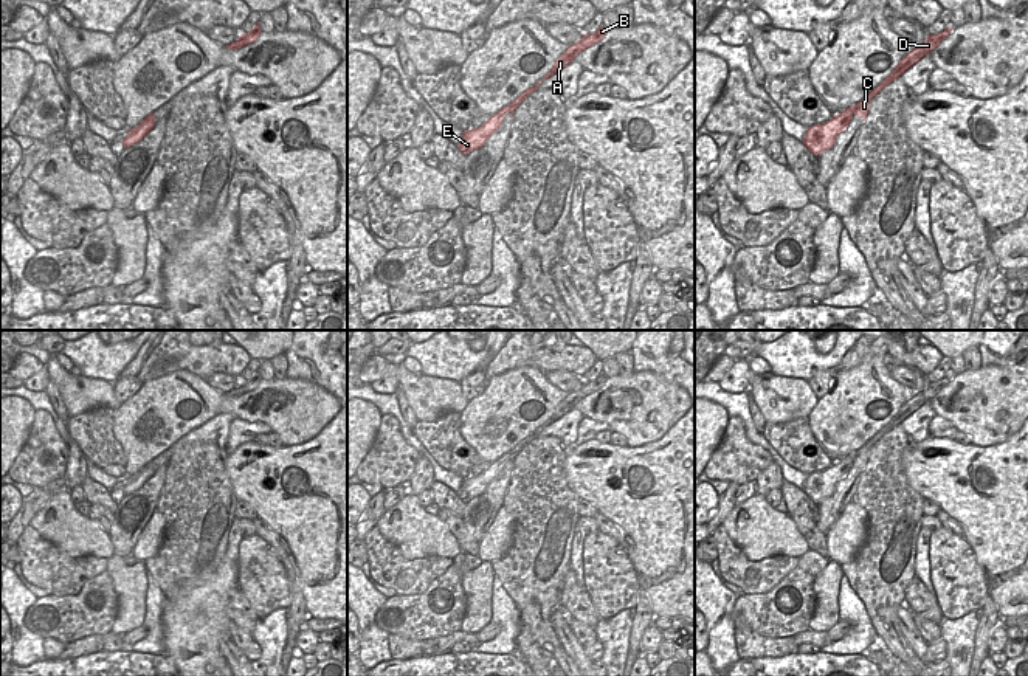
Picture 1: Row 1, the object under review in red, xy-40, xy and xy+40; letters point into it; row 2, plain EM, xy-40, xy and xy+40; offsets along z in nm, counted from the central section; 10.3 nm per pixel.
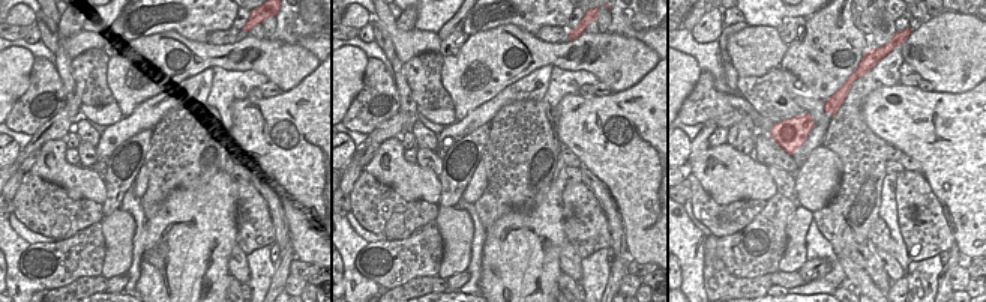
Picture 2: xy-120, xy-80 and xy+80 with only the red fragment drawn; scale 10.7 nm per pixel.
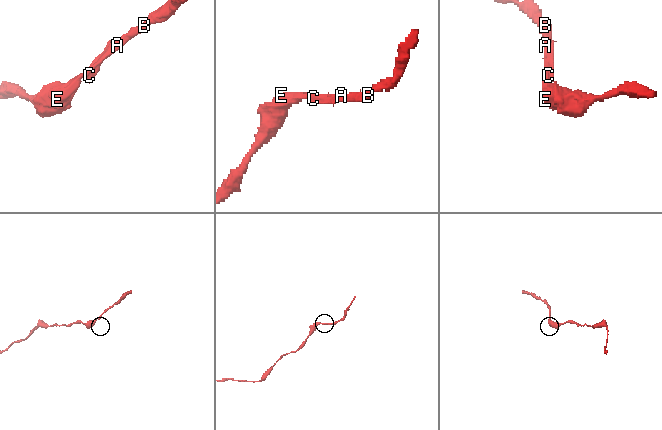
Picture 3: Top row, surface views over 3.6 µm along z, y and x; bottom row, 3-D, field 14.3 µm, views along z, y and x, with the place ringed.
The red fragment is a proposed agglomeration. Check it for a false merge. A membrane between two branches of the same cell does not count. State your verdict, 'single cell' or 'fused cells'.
single cell

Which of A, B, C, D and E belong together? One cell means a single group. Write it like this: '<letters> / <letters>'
A B C D E

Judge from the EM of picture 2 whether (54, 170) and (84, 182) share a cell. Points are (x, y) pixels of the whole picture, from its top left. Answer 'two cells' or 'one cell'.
one cell

